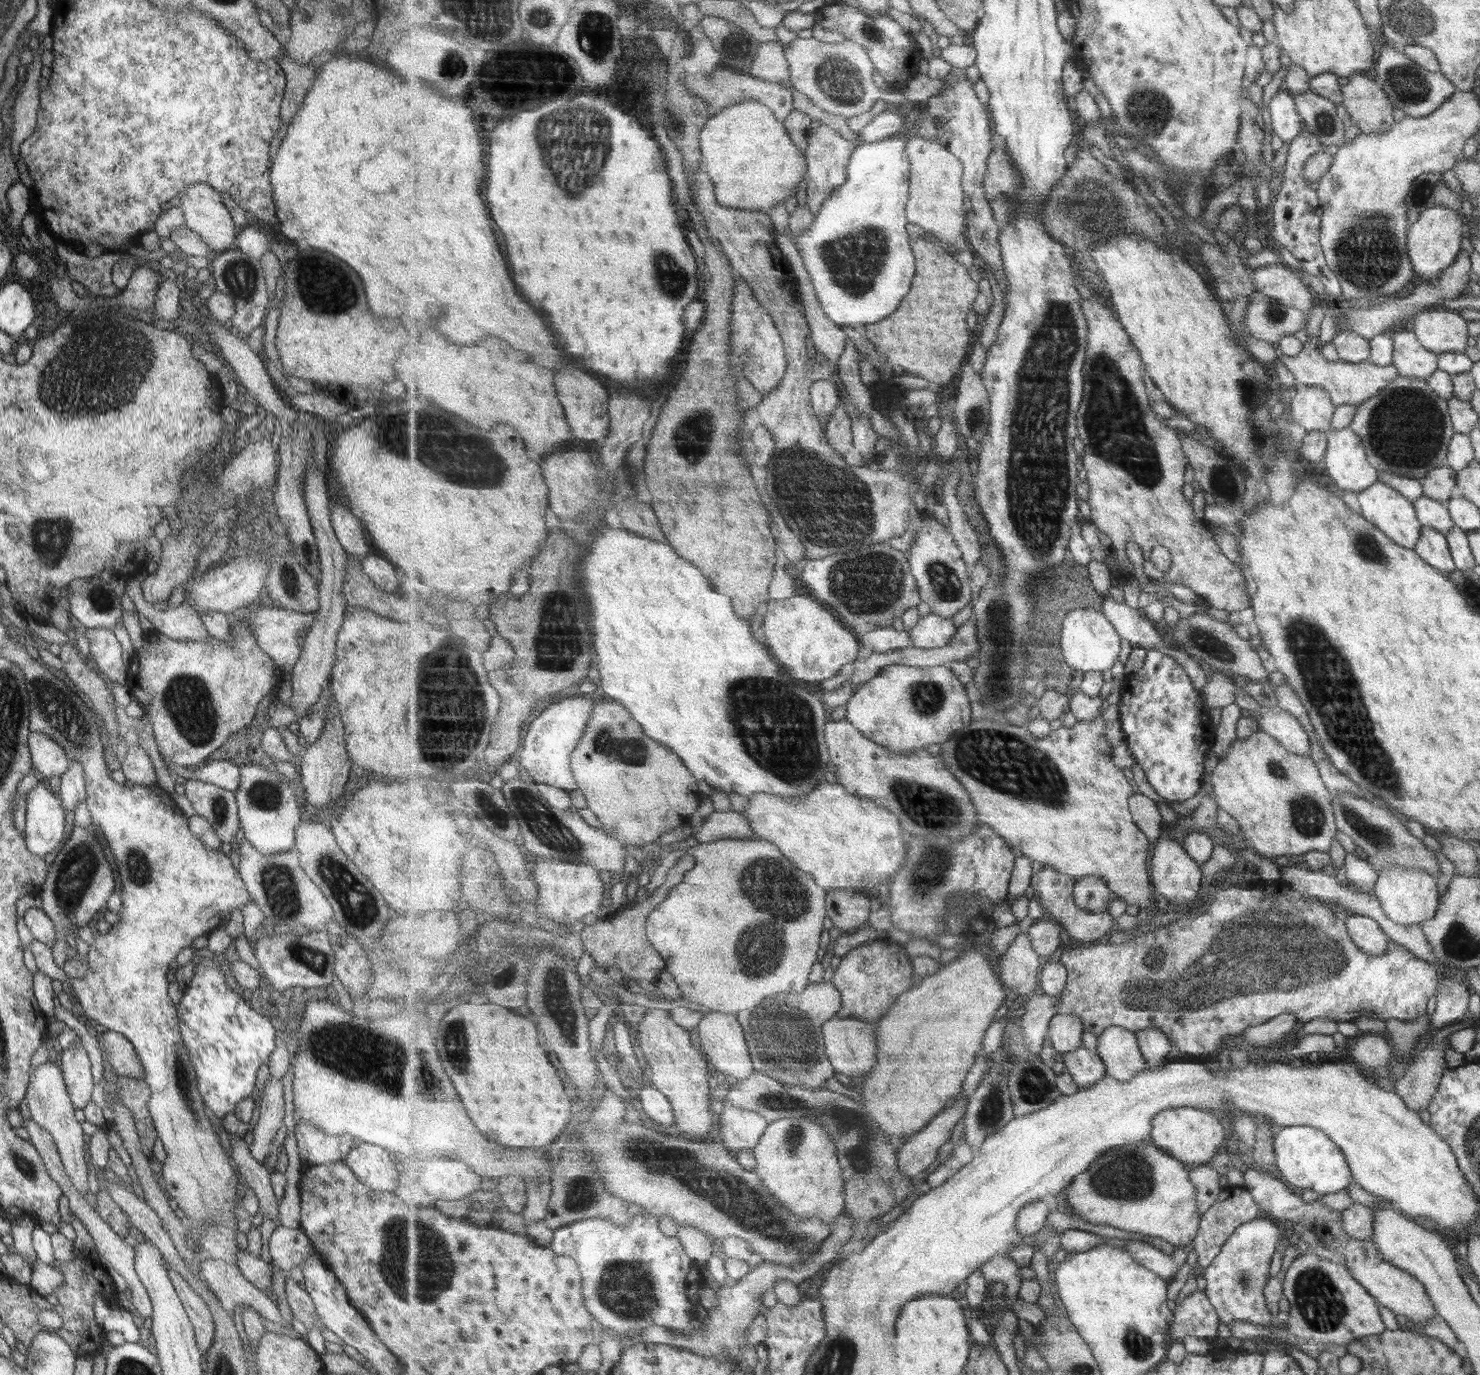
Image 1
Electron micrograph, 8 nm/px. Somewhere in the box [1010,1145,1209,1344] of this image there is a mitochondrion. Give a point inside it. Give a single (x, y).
(1131, 1178)

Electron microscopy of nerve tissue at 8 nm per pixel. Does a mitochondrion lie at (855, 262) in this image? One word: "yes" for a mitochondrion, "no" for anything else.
yes

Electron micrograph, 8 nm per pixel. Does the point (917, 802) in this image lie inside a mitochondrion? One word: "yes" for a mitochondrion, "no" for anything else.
yes

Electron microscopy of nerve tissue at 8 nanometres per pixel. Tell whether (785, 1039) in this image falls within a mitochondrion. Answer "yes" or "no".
yes

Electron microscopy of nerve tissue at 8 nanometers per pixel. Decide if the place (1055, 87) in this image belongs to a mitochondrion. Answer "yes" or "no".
no

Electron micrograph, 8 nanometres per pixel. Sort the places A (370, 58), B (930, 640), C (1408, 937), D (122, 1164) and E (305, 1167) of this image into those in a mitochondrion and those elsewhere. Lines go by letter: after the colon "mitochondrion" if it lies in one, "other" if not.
A: other
B: other
C: other
D: other
E: other

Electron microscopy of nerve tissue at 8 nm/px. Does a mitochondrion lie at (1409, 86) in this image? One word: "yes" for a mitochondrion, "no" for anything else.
yes

